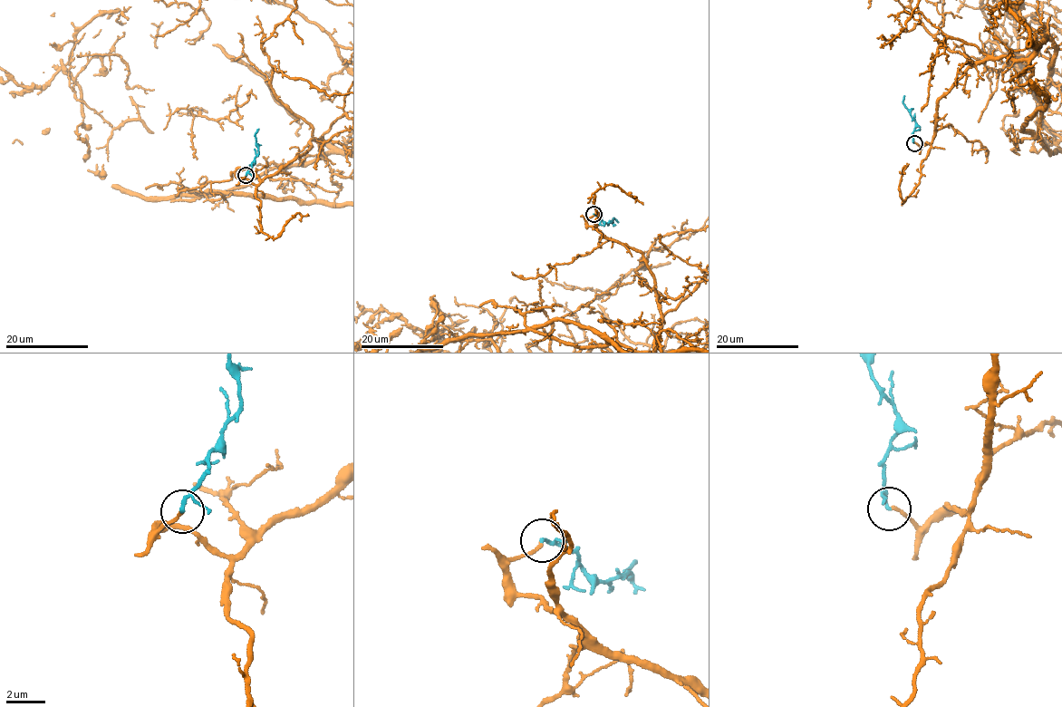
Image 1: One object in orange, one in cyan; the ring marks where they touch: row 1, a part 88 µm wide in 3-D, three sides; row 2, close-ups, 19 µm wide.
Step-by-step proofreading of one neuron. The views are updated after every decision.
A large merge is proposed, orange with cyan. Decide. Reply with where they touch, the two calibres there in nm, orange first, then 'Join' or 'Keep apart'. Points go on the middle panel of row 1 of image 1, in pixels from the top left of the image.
Place: (593, 214). Thickness 160 nm (orange) against 130 nm. Join

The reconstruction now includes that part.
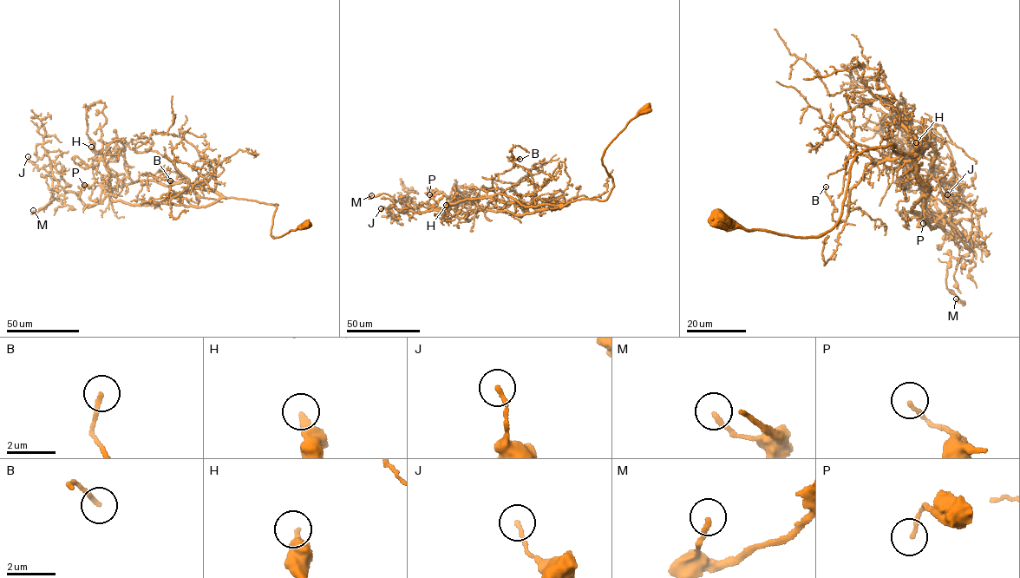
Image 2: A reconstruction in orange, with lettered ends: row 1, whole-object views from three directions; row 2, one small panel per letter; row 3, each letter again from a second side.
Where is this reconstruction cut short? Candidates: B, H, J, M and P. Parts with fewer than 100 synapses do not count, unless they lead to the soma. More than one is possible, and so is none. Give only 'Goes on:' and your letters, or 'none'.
Goes on: none

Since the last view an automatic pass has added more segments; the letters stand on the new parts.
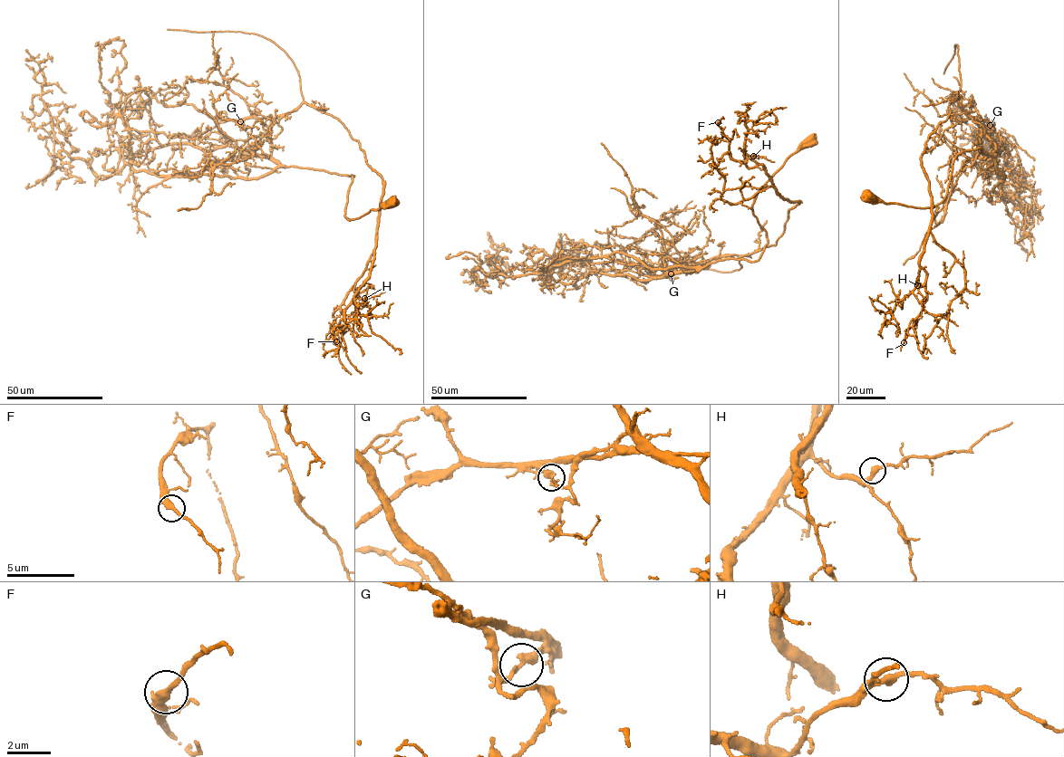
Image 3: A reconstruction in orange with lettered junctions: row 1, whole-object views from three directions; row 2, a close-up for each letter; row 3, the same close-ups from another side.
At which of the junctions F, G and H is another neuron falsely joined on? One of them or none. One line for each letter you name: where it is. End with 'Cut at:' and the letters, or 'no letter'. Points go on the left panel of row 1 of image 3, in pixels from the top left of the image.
G: Place: (240, 121)
Cut at: G

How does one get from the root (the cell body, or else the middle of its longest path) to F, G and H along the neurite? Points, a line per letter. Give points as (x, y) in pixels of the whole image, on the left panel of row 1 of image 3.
F: (391, 203), (347, 218), (353, 176), (275, 159), (280, 119), (332, 115), (382, 178), (336, 341)
G: (391, 203), (350, 220), (344, 210), (353, 176), (283, 166), (270, 156), (268, 128), (254, 118), (240, 121)
H: (391, 203), (347, 218), (353, 176), (275, 159), (280, 119), (303, 103), (332, 115), (382, 177), (364, 298)

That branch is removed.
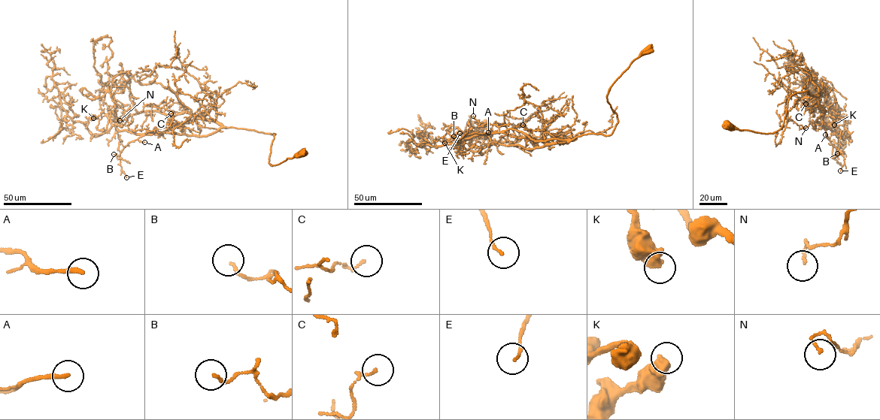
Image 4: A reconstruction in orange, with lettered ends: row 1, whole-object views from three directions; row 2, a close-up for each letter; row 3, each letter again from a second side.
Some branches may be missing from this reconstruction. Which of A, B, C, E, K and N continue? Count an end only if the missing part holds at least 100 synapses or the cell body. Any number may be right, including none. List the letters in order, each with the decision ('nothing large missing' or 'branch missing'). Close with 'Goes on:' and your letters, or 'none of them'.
A: nothing large missing
B: nothing large missing
C: nothing large missing
E: nothing large missing
K: nothing large missing
N: nothing large missing
Goes on: none of them

